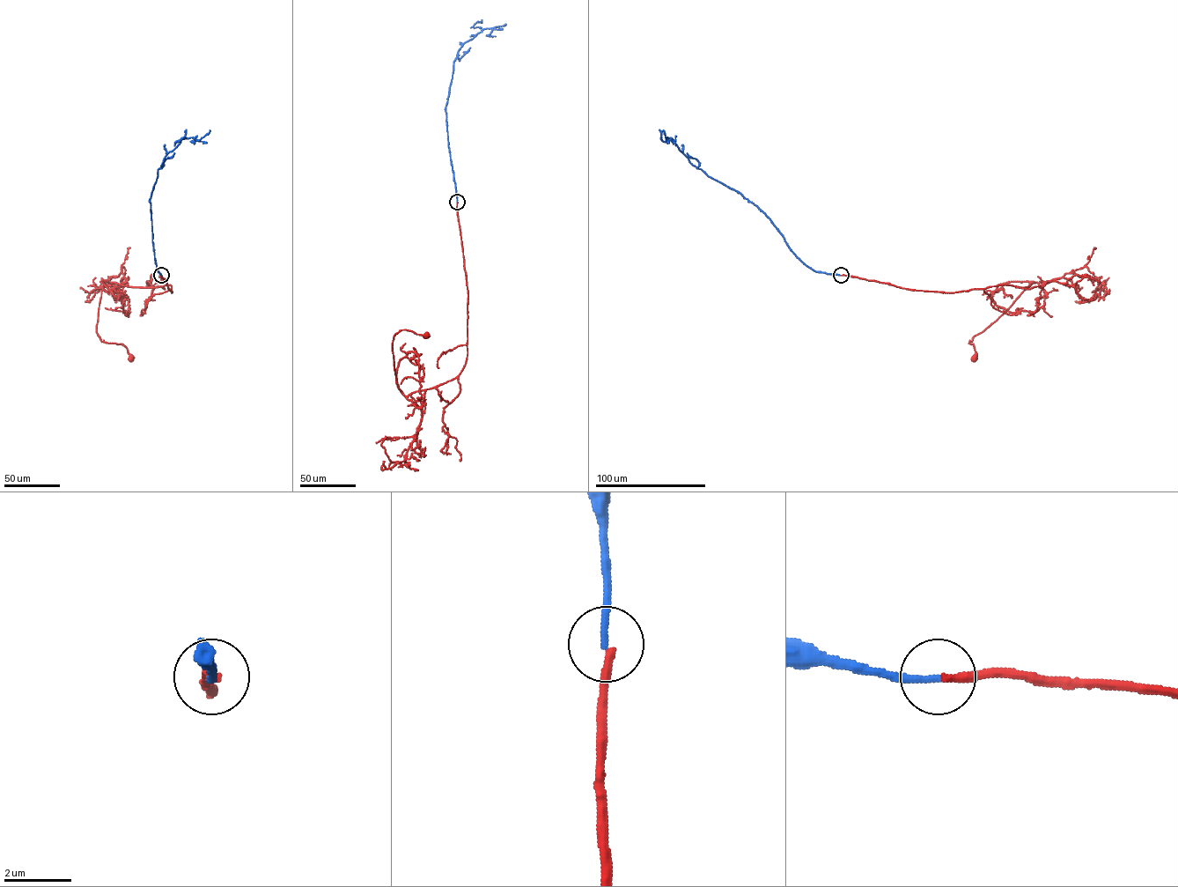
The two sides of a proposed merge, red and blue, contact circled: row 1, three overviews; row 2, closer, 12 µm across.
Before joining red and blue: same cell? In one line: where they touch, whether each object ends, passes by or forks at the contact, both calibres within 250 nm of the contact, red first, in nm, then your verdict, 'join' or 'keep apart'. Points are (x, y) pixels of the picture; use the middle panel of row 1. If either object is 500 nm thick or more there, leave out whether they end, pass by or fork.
at (457, 202); red ends there; blue ends there; 240 nm thick on the red side, 200 nm on the other; keep apart

